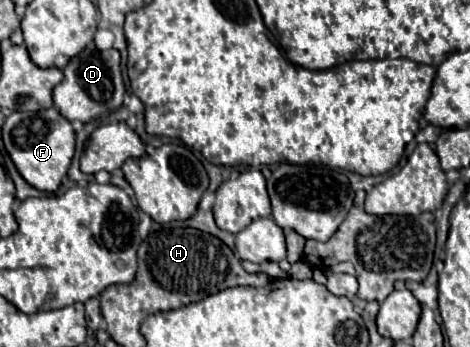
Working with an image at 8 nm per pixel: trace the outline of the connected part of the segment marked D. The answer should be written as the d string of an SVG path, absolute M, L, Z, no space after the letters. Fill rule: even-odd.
M87 47L79 55L75 55L67 67L63 69L63 81L53 89L53 105L61 115L69 121L93 121L101 115L107 115L123 105L125 83L121 83L121 67L119 67L119 51L97 51L95 47Z

